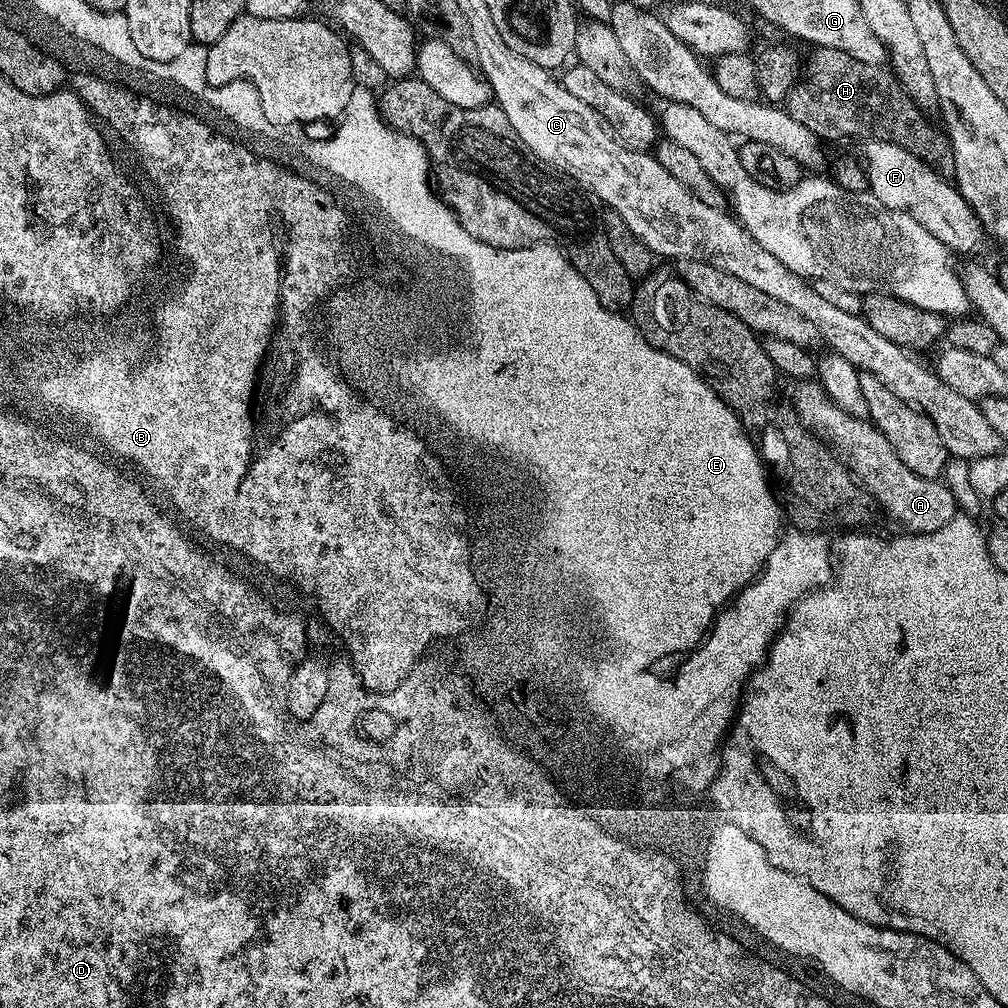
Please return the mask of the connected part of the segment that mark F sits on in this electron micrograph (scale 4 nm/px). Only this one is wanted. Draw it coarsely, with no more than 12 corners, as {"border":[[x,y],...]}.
{"border":[[894,142],[862,147],[867,191],[953,253],[984,227],[960,189]]}

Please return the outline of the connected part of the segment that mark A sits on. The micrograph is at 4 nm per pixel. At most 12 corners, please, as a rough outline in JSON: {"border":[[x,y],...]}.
{"border":[[815,379],[790,399],[904,534],[942,530],[956,496],[898,458]]}

